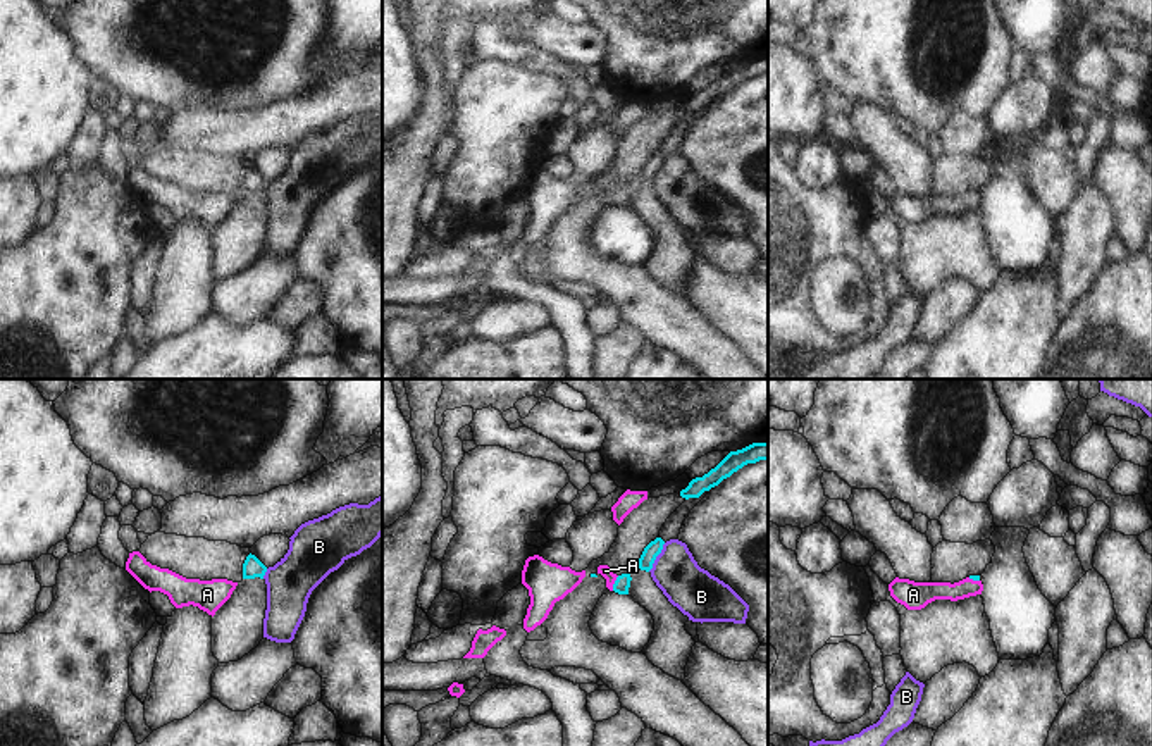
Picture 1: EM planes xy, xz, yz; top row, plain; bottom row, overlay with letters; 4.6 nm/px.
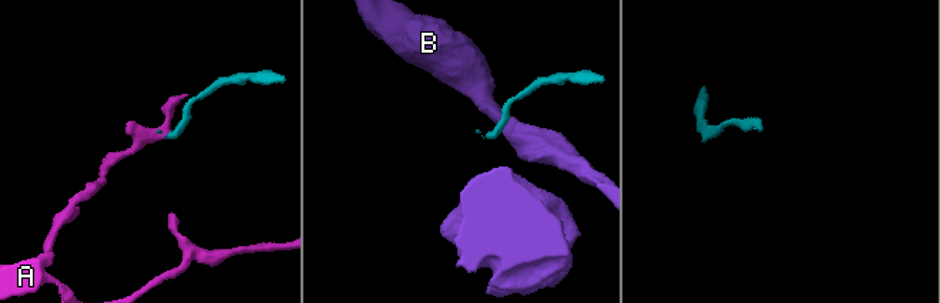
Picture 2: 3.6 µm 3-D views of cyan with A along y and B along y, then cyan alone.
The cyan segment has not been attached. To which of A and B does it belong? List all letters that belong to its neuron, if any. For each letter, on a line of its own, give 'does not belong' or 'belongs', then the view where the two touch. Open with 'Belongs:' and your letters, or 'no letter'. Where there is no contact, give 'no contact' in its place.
Belongs: A
A: belongs; contact in xz
B: does not belong; contact in xz

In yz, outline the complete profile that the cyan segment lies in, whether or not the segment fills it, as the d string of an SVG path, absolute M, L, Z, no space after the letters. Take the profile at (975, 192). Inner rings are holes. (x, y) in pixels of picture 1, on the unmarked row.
M969 190L959 196L914 196L895 191L889 198L890 210L907 224L921 224L935 214L964 214L982 208L983 198L980 190Z

